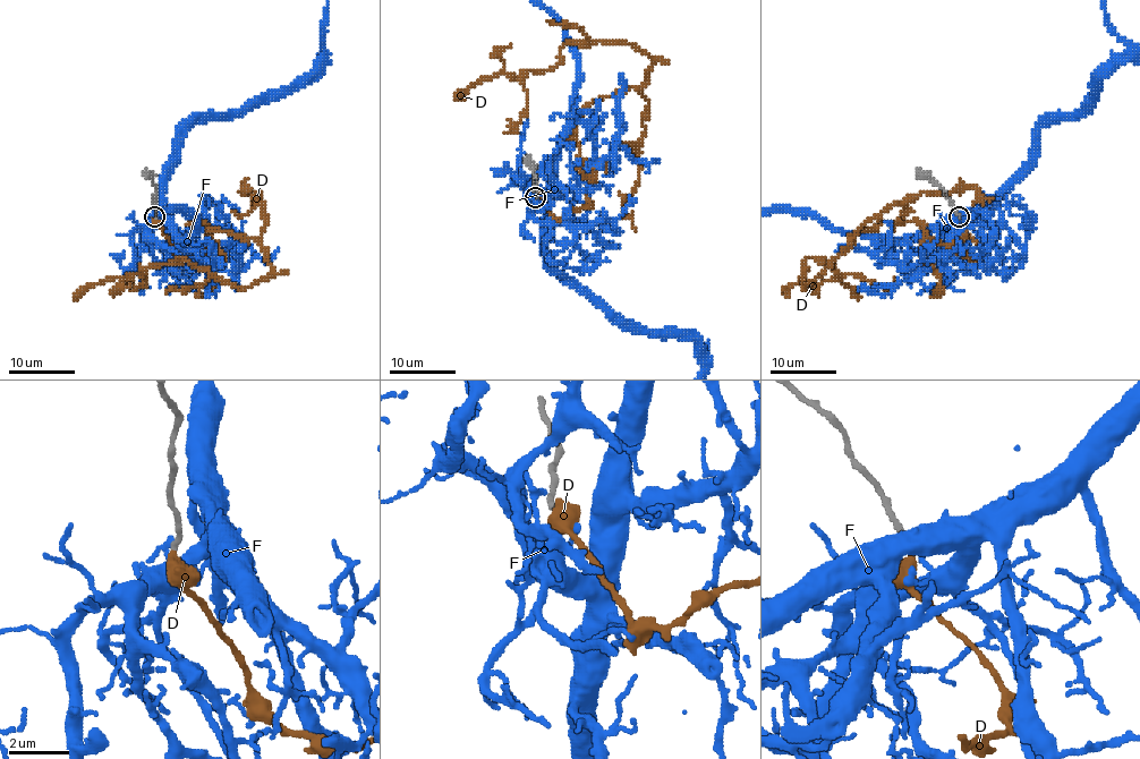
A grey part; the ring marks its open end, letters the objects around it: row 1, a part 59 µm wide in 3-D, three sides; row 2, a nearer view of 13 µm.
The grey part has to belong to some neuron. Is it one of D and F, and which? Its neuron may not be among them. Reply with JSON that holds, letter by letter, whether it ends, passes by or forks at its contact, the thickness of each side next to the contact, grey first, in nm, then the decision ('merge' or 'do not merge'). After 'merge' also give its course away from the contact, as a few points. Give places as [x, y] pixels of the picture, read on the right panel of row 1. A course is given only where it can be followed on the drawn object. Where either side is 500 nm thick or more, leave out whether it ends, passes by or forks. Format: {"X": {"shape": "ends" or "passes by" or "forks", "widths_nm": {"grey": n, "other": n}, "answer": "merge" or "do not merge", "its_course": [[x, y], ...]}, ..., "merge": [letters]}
{"D": {"shape": "ends", "widths_nm": {"grey": 200, "other": 460}, "answer": "merge"}, "F": {"shape": "ends", "widths_nm": {"grey": 200, "other": 240}, "answer": "do not merge"}, "merge": ["D"]}

